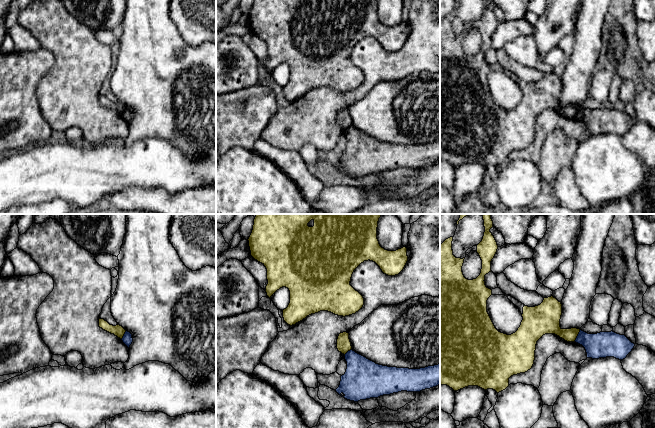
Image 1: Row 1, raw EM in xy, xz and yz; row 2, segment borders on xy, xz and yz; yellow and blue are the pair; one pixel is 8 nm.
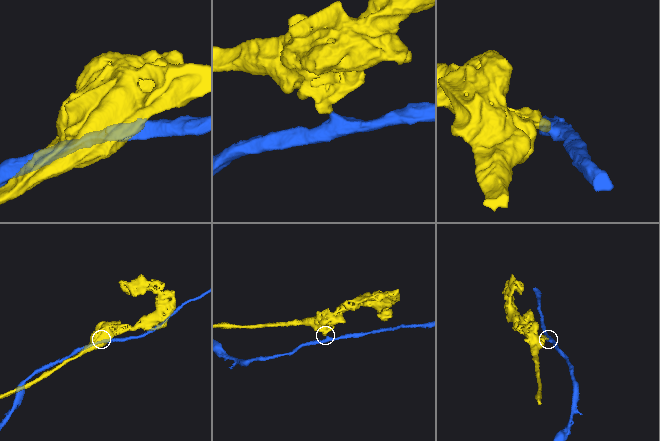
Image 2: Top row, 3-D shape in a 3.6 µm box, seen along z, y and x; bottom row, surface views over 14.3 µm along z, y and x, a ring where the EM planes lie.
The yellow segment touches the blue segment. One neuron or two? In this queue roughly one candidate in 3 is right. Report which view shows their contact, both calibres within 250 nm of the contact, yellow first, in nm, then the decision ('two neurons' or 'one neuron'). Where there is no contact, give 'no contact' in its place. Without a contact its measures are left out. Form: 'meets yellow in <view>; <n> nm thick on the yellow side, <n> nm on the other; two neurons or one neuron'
meets yellow in yz; 180 nm thick on the yellow side, 200 nm on the other; two neurons

